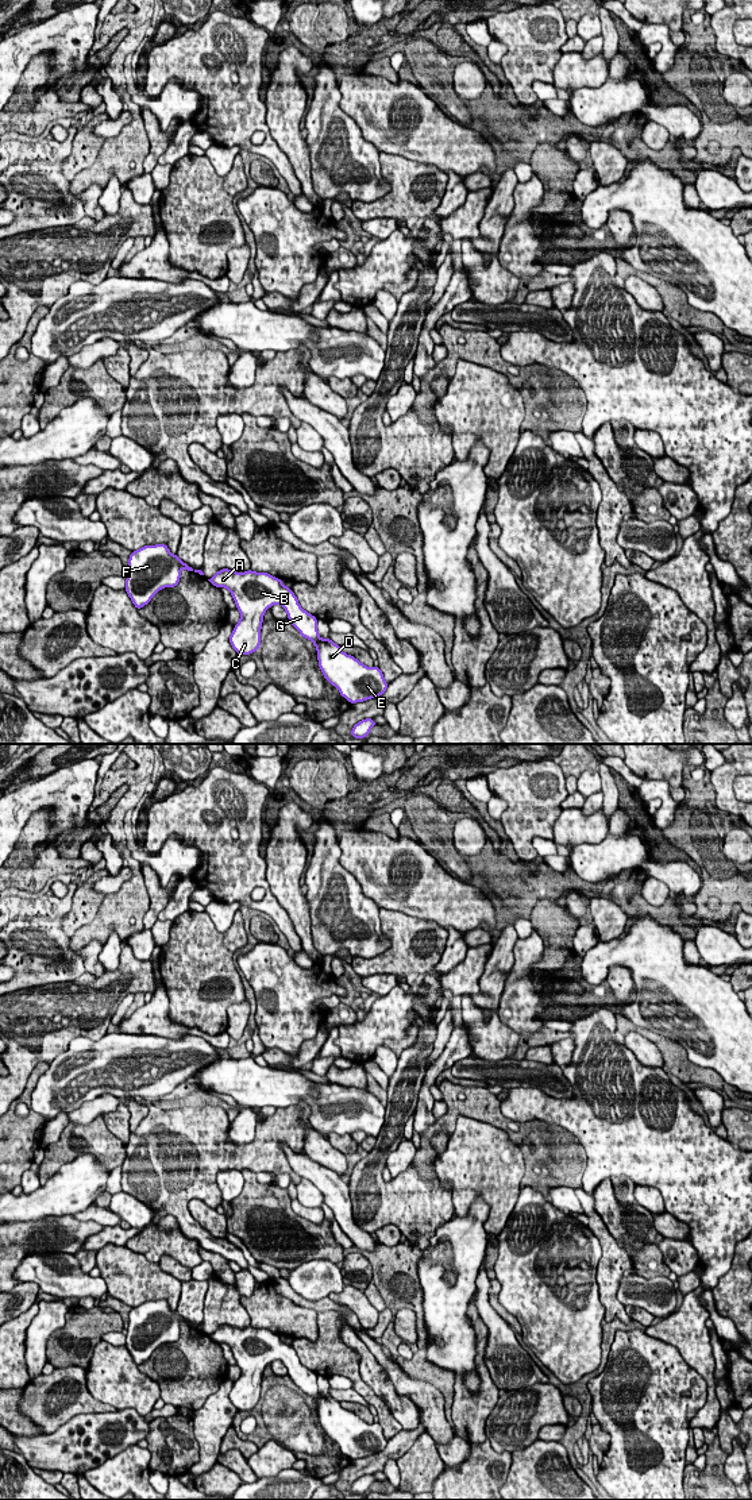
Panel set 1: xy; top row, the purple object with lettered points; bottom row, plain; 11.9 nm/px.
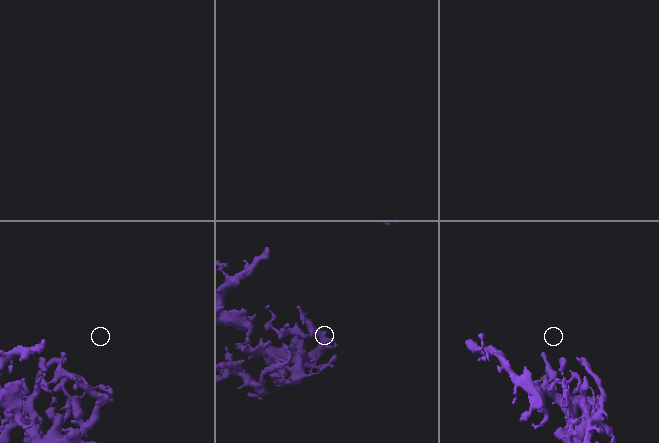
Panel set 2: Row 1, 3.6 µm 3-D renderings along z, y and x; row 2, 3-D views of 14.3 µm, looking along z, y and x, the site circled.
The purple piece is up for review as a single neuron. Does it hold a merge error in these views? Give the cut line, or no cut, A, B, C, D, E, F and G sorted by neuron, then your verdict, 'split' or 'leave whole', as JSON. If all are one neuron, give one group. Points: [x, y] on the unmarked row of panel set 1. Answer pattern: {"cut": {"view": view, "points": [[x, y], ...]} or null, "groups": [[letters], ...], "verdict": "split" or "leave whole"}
{"cut": null, "groups": [["A", "B", "C", "D", "E", "F", "G"]], "verdict": "leave whole"}

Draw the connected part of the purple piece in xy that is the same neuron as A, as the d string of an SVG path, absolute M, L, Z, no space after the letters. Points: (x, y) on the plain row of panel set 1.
M223 1324L208 1337L215 1343L228 1345L240 1368L240 1376L230 1392L230 1399L238 1411L250 1411L261 1403L265 1368L279 1360L301 1393L315 1400L319 1423L342 1454L346 1453L350 1459L356 1459L383 1451L386 1447L387 1439L381 1424L366 1423L354 1412L344 1410L332 1396L321 1395L317 1374L300 1362L294 1349L281 1335L267 1329L252 1326L236 1329Z

